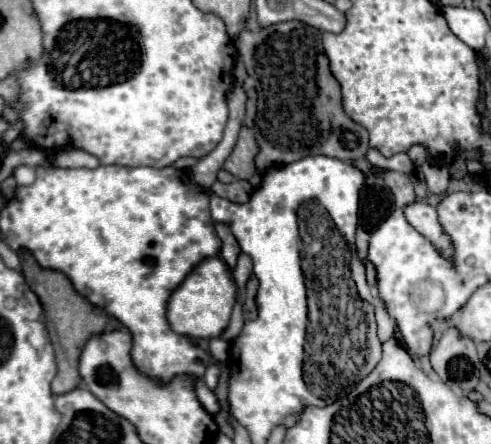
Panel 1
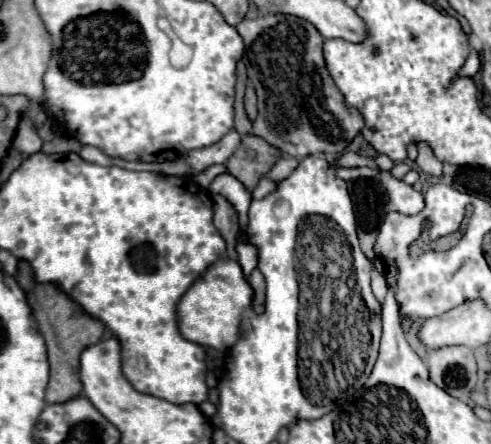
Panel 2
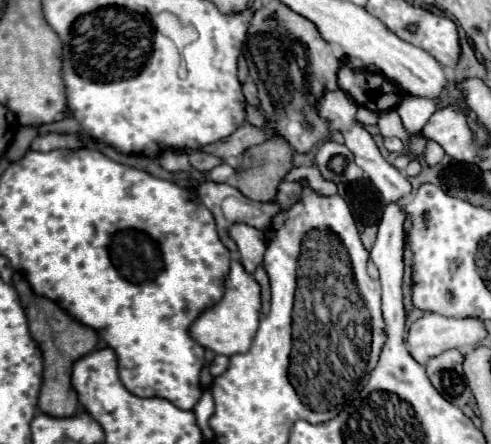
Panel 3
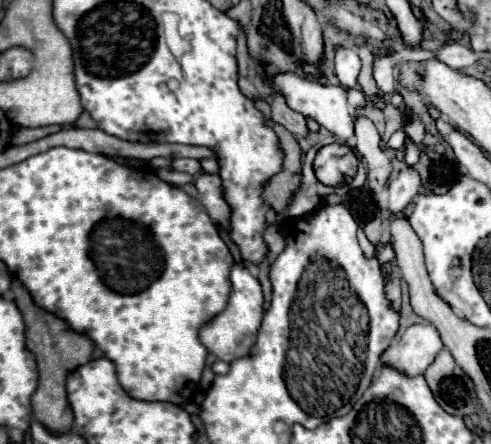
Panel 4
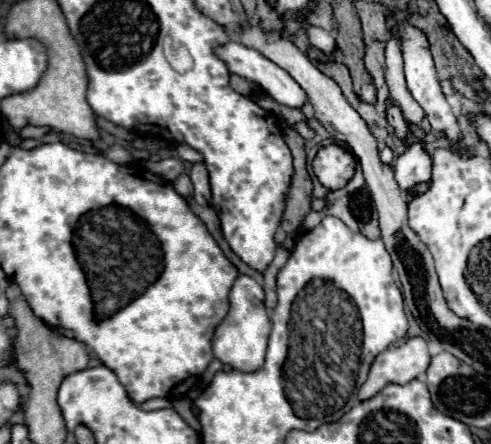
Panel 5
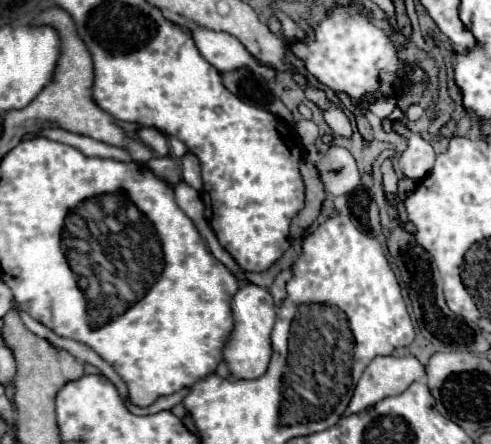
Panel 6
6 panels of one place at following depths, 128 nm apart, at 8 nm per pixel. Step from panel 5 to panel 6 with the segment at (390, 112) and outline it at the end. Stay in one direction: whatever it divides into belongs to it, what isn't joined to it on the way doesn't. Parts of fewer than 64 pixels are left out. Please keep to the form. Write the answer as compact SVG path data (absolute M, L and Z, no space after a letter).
M388 96L388 98L380 98L378 102L374 100L374 102L372 102L372 106L370 106L368 110L370 110L370 112L374 112L378 118L386 118L386 116L392 112L392 108L394 108L394 106L396 106L394 98L390 98L390 96Z

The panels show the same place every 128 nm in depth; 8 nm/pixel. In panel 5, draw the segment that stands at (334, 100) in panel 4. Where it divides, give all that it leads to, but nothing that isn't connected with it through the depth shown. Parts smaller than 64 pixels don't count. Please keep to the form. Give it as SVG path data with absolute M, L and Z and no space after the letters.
M236 40L226 42L224 46L214 48L214 54L226 62L232 74L238 74L246 80L262 86L278 104L300 108L306 102L302 88L290 78L286 70L264 58L258 50L248 48Z

